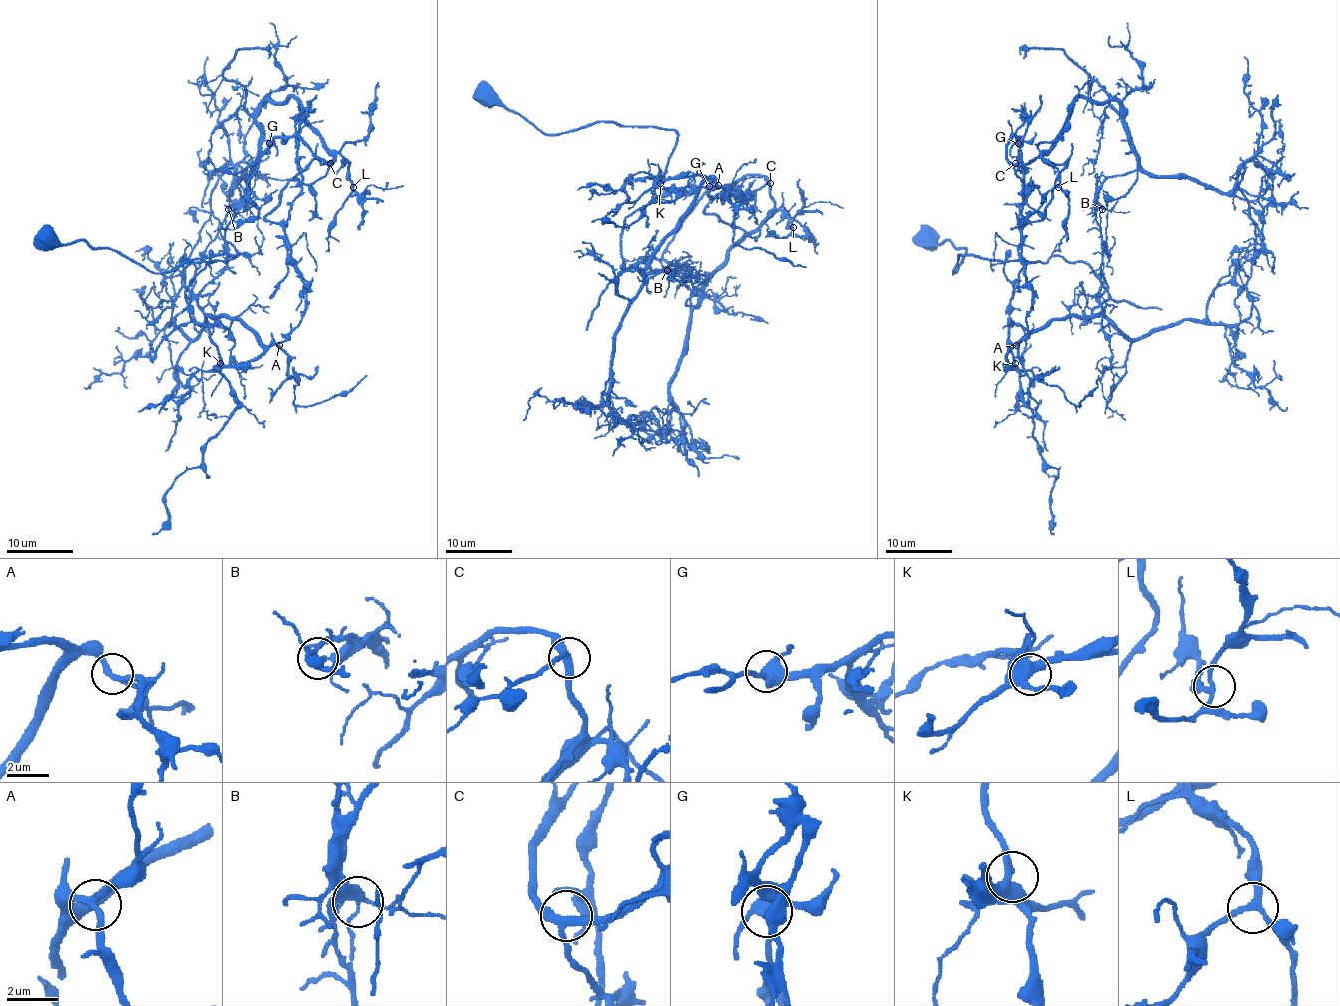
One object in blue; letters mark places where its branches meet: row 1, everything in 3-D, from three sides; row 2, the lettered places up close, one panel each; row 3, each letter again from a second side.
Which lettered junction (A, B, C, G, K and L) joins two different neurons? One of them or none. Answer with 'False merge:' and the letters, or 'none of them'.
False merge: B

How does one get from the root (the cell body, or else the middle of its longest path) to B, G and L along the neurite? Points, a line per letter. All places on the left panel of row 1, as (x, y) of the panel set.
B: (48, 237), (117, 250), (156, 273), (237, 255), (184, 255), (196, 295), (225, 266), (227, 208)
G: (48, 237), (156, 273), (237, 255), (184, 255), (184, 286), (282, 343), (305, 310), (299, 125), (269, 143)
L: (48, 237), (156, 273), (237, 255), (184, 255), (196, 295), (225, 266), (265, 100), (292, 97), (353, 187)

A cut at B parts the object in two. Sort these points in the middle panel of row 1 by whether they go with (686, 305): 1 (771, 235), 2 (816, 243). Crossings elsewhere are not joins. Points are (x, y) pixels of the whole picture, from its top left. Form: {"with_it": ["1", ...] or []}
{"with_it": ["1", "2"]}

